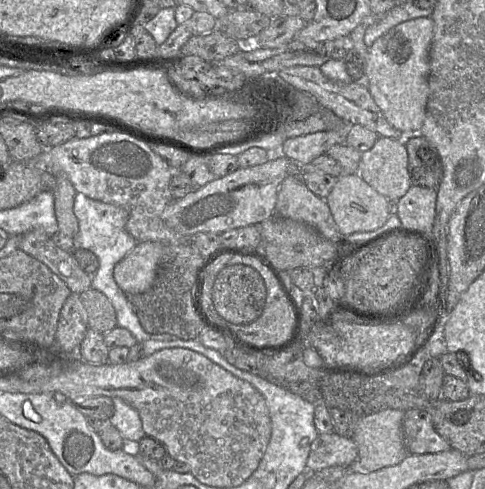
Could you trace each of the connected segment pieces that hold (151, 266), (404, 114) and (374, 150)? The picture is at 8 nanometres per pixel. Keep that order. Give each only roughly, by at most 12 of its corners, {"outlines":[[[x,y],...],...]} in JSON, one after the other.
{"outlines":[[[141,242],[116,266],[125,294],[153,284],[168,243]],[[432,18],[368,48],[364,82],[404,134],[425,119]],[[378,137],[358,174],[396,203],[412,185],[404,141]]]}

